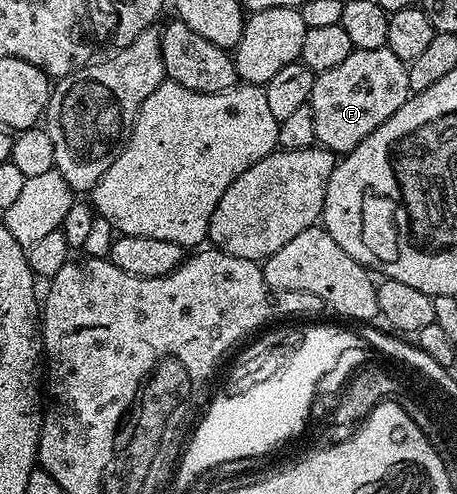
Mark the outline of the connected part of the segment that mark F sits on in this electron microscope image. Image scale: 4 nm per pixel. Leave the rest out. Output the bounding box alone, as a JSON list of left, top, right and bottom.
[308,46,412,156]

